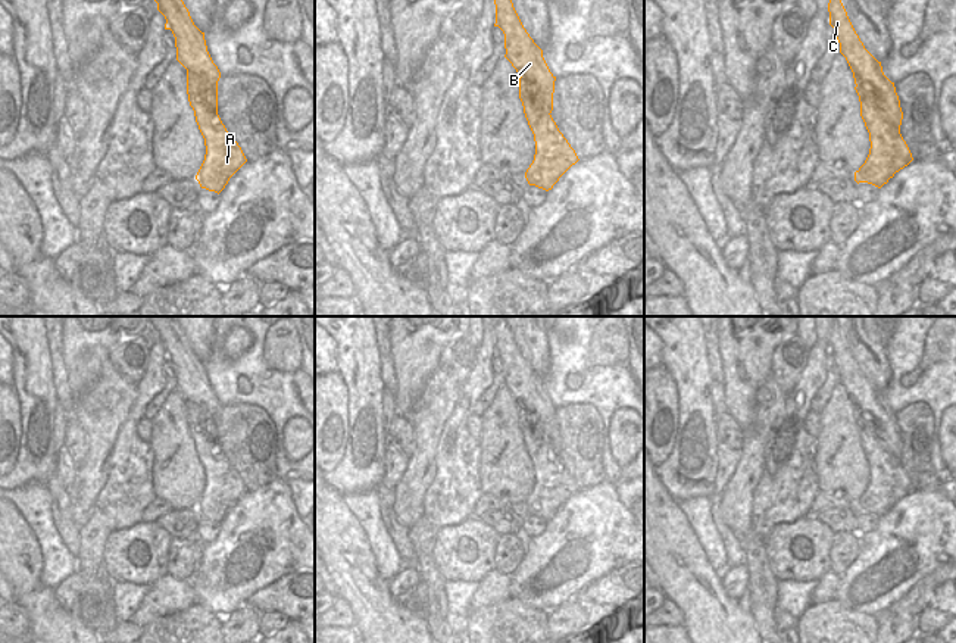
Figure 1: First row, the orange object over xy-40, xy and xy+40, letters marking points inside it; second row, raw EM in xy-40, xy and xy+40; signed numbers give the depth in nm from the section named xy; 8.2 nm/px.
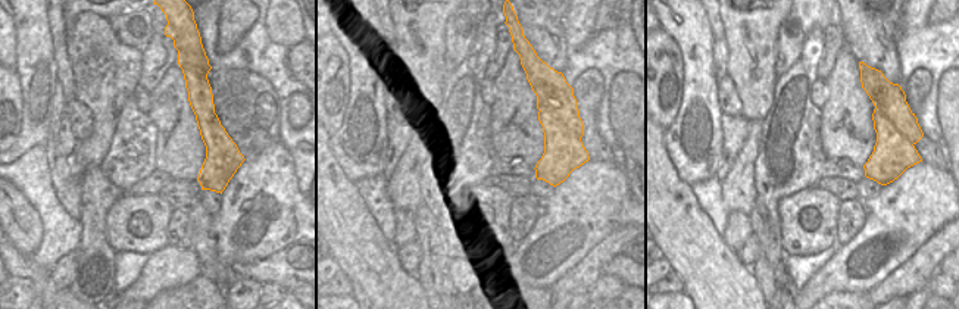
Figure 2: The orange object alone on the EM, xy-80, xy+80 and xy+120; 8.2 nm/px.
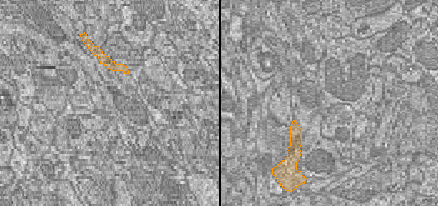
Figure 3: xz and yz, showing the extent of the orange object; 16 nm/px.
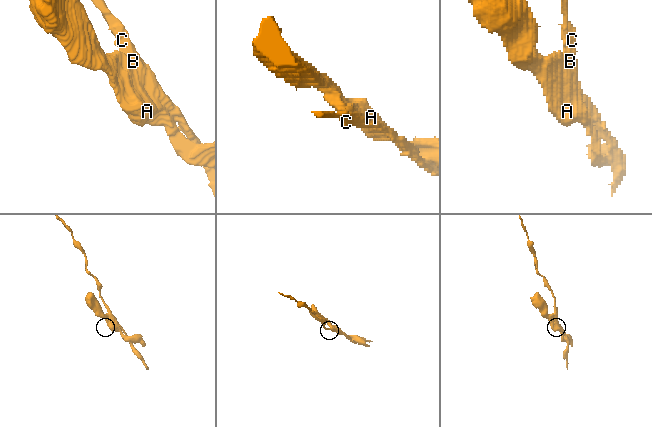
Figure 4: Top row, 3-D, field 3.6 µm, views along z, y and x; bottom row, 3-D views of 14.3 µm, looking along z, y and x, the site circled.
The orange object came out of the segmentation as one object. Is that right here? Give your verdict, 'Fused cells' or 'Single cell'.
Fused cells

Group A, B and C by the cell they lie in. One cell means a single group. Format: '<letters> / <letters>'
A / B C

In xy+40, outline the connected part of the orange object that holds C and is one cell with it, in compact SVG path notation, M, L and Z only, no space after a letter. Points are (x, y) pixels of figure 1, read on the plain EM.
M835 322L830 328L828 341L830 355L840 372L840 383L853 402L857 425L868 436L875 437L884 449L900 458L903 441L894 412L884 405L881 391L865 378Z

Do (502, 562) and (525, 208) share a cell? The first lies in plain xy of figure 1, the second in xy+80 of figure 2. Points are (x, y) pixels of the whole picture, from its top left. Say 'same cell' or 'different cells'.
same cell

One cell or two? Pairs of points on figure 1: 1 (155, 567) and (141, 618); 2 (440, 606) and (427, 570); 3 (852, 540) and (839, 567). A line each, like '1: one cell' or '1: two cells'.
1: two cells
2: one cell
3: one cell

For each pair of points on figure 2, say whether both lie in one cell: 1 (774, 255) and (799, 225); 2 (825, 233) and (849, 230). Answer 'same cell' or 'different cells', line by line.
1: different cells
2: different cells

